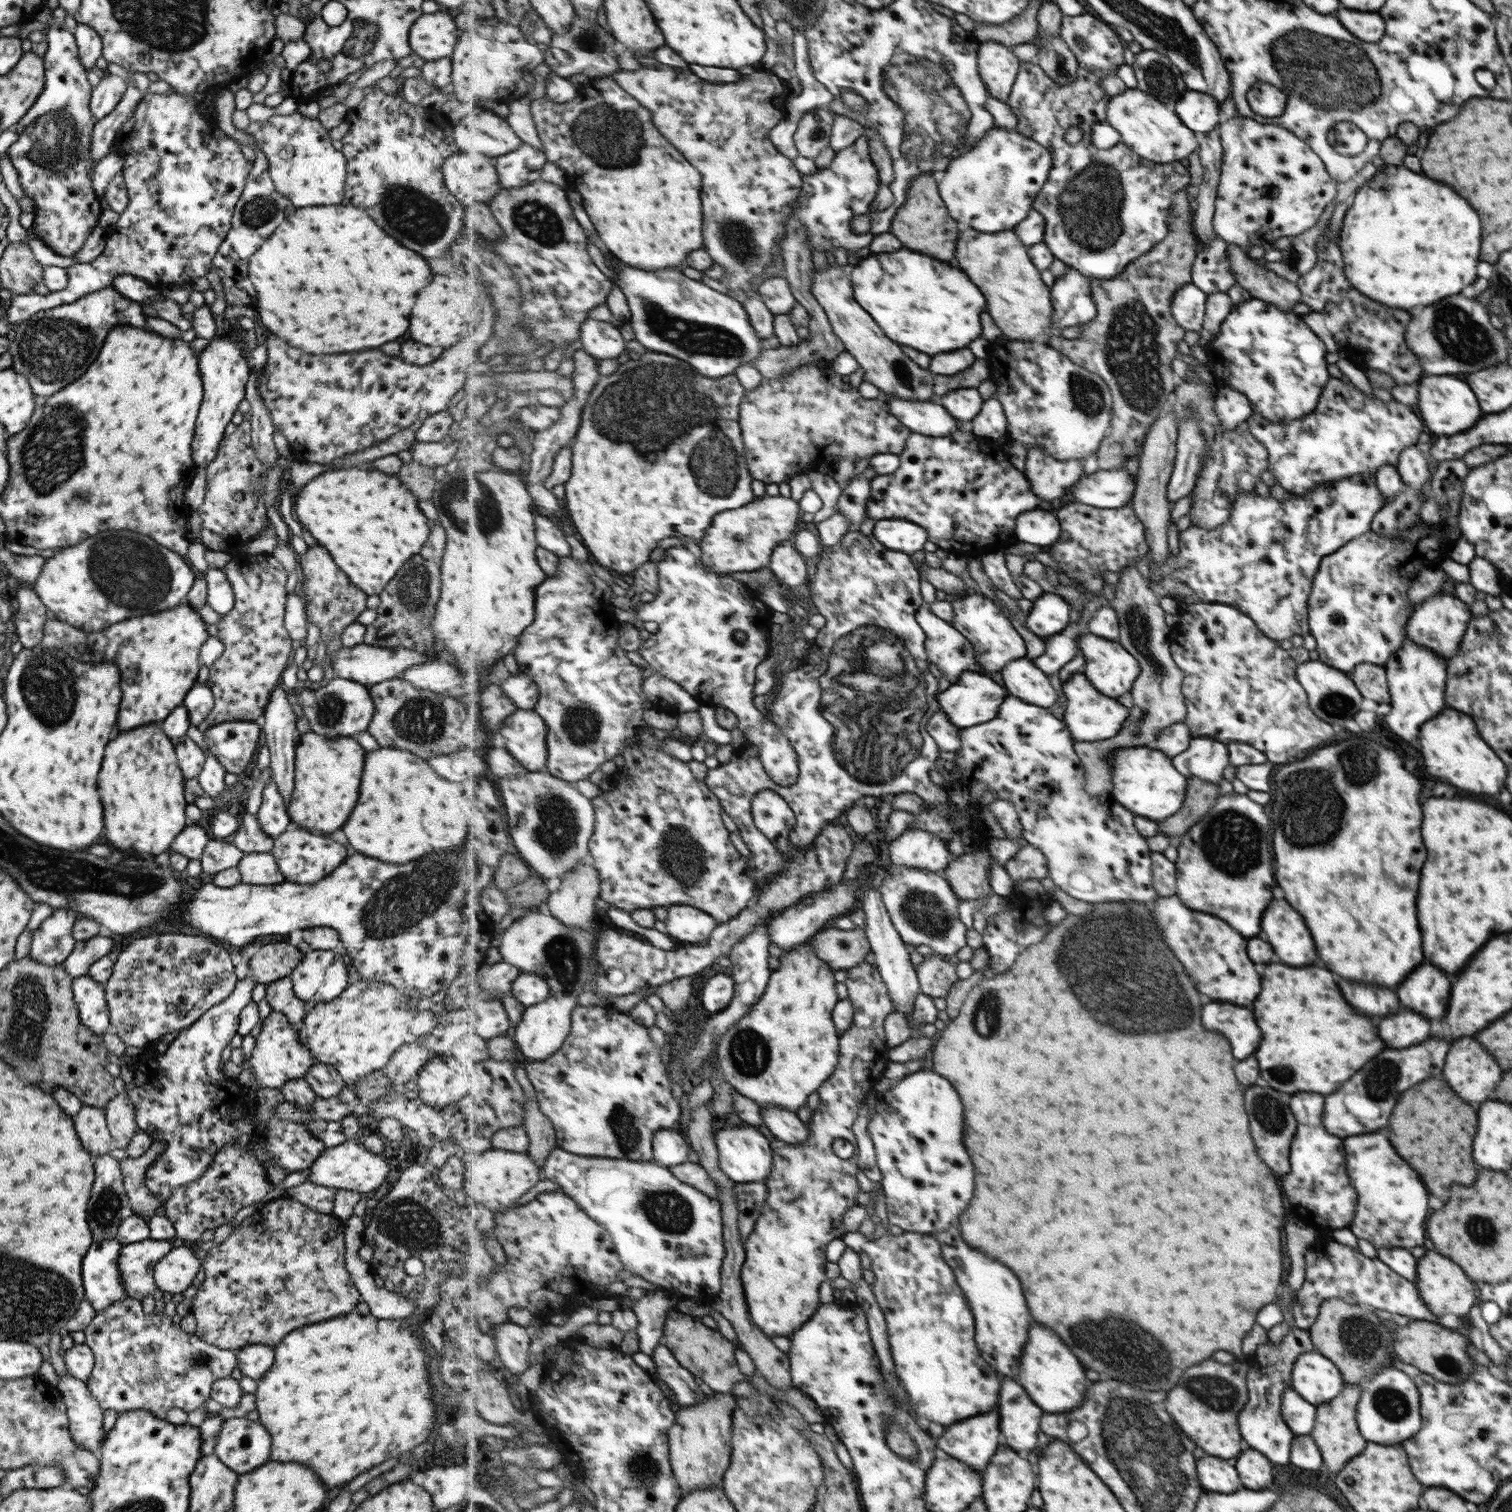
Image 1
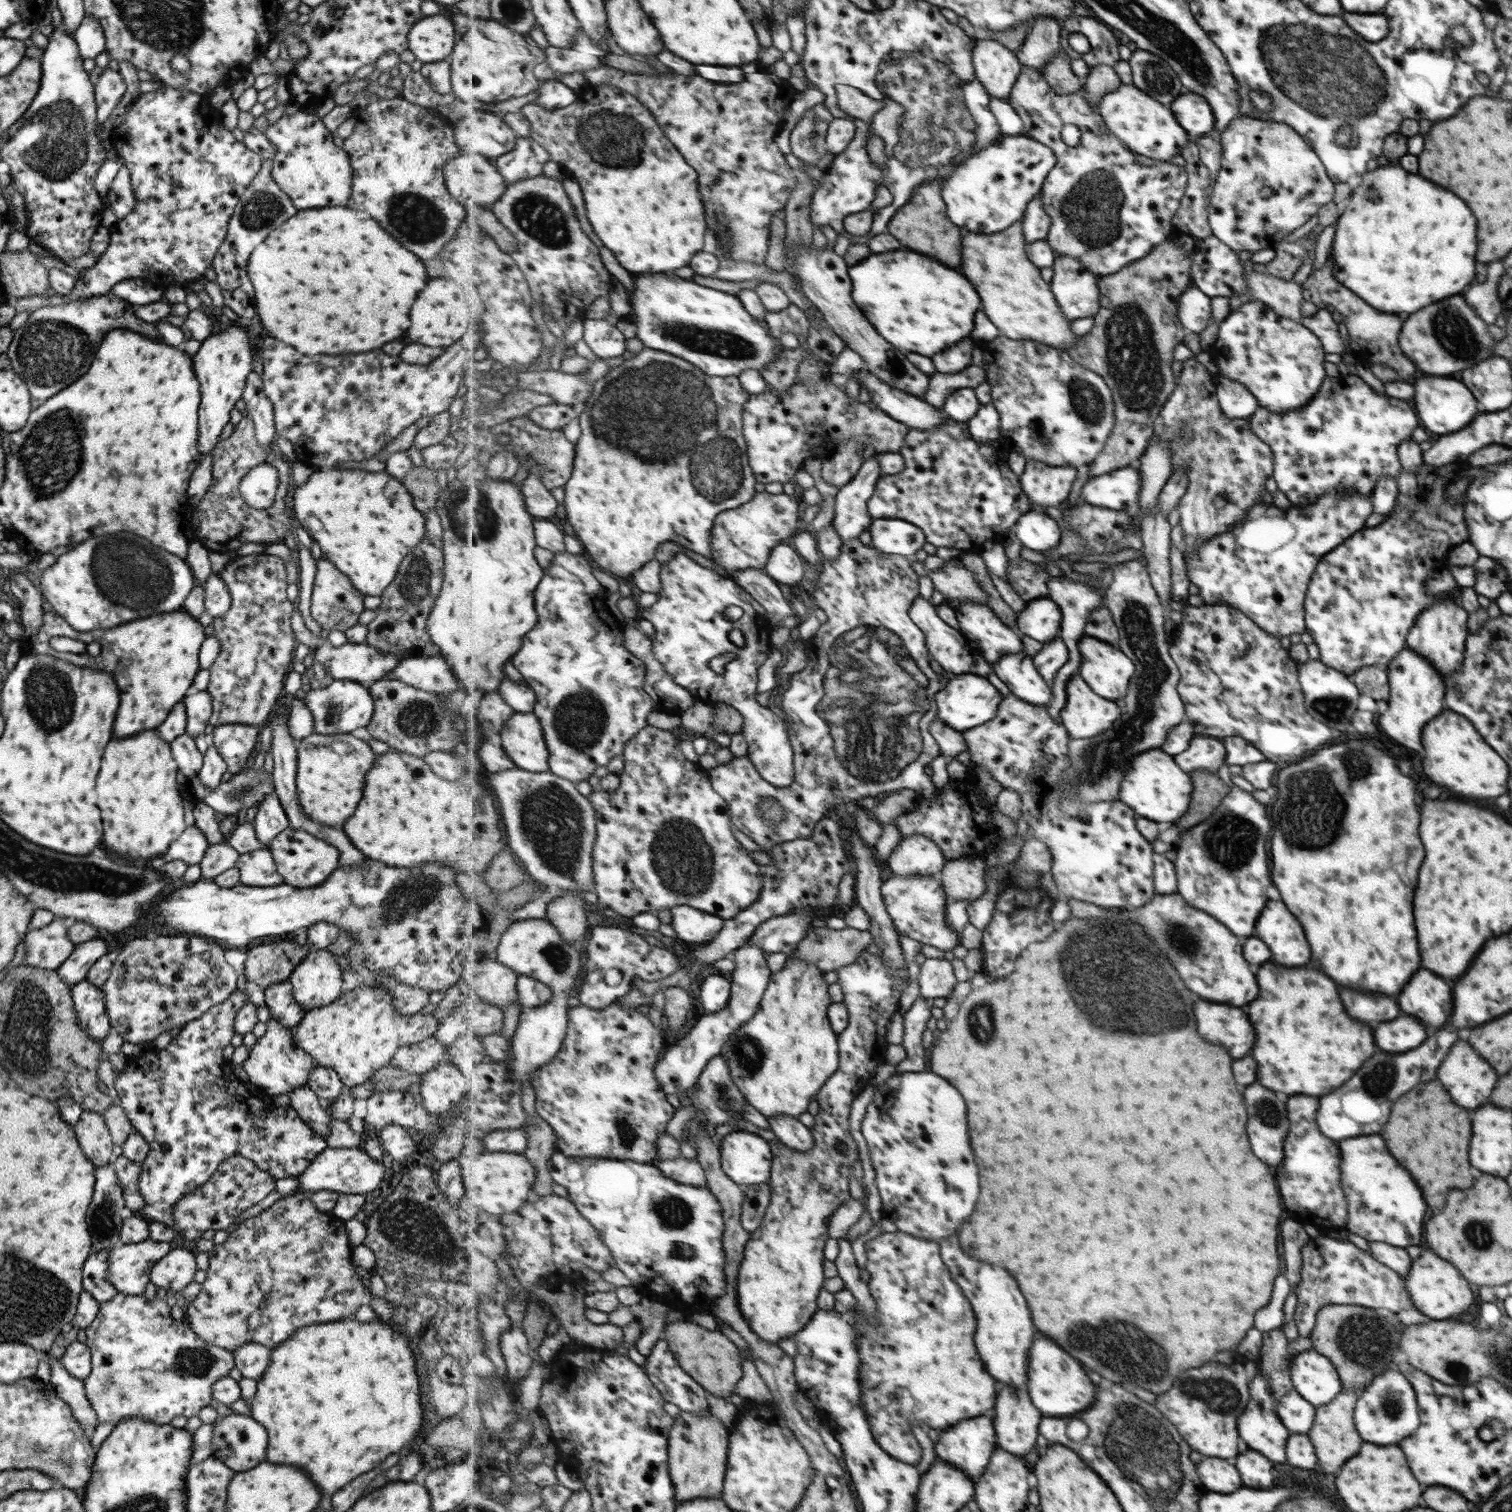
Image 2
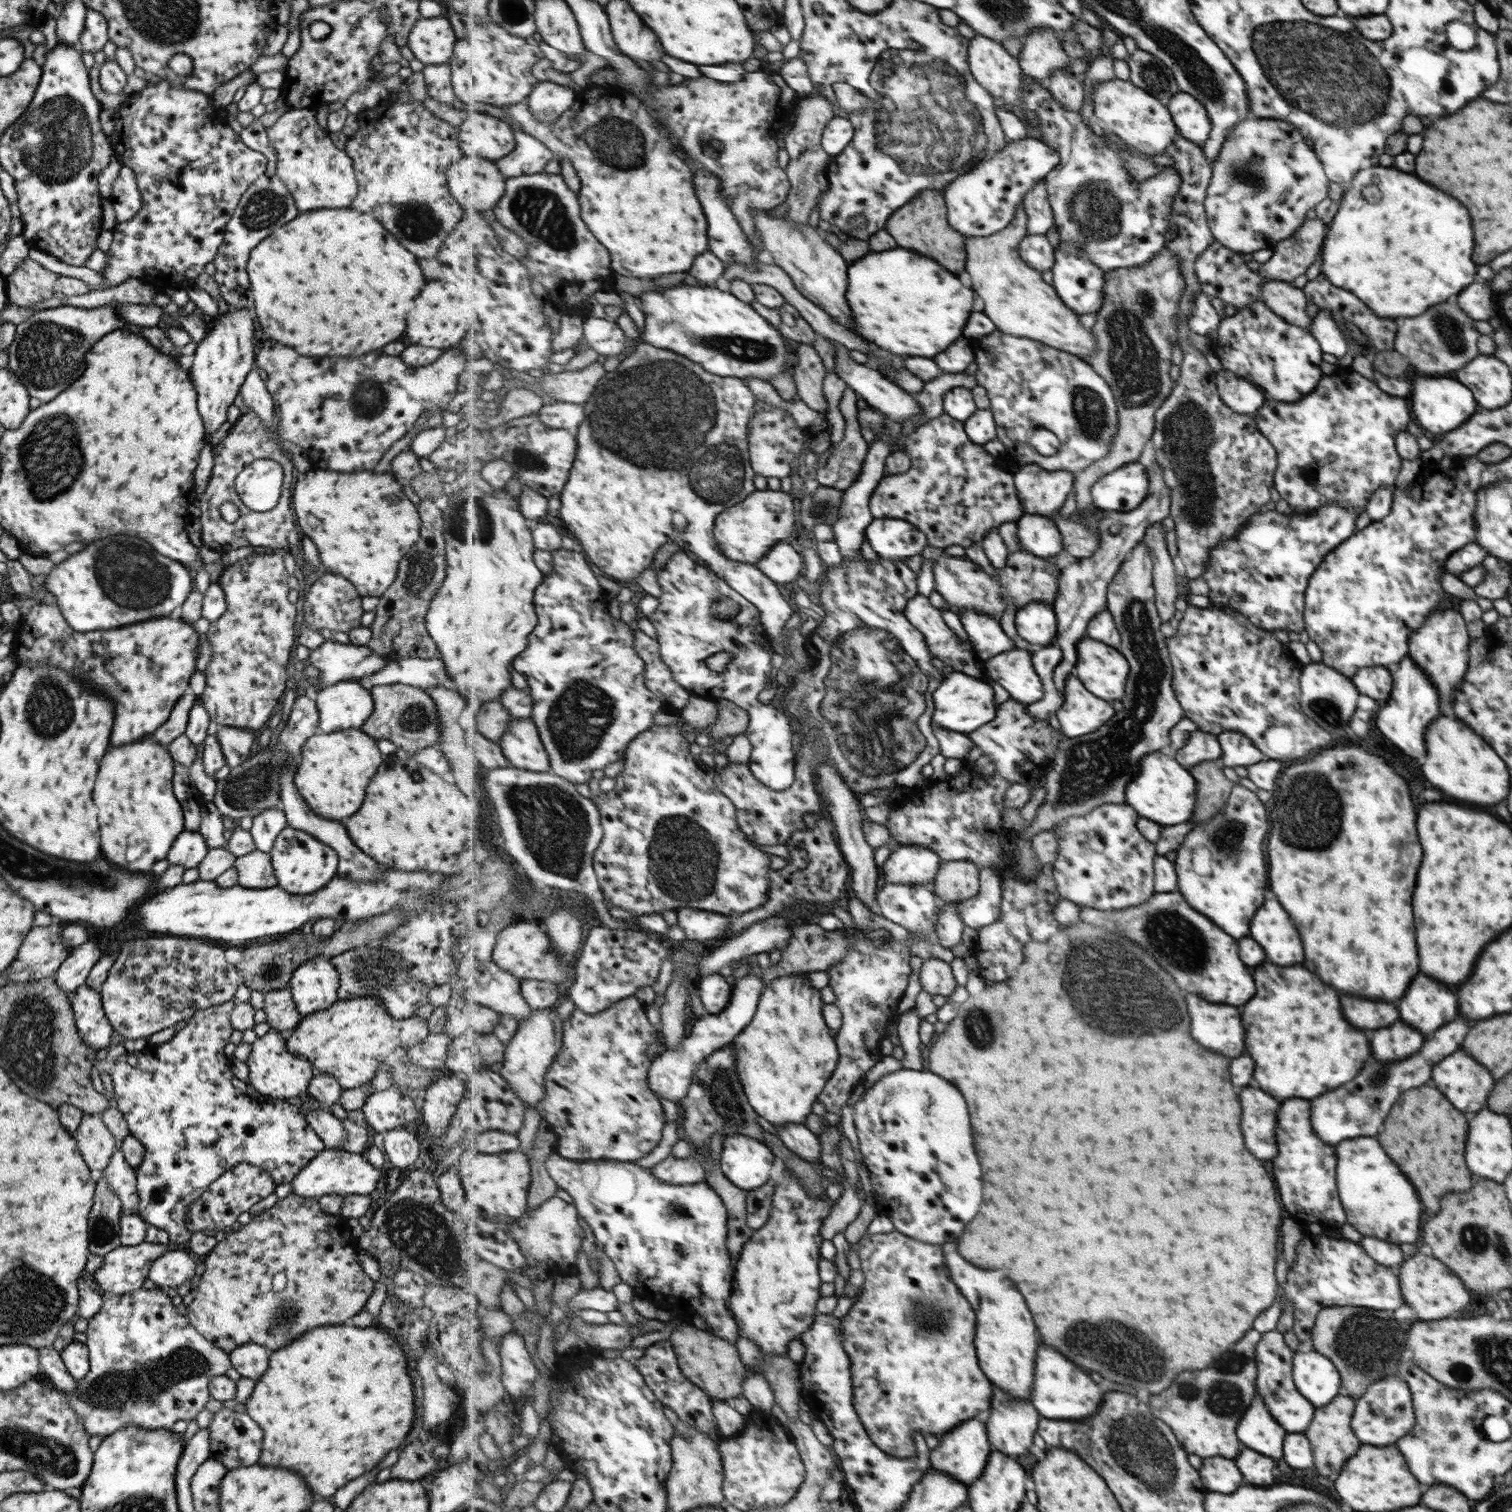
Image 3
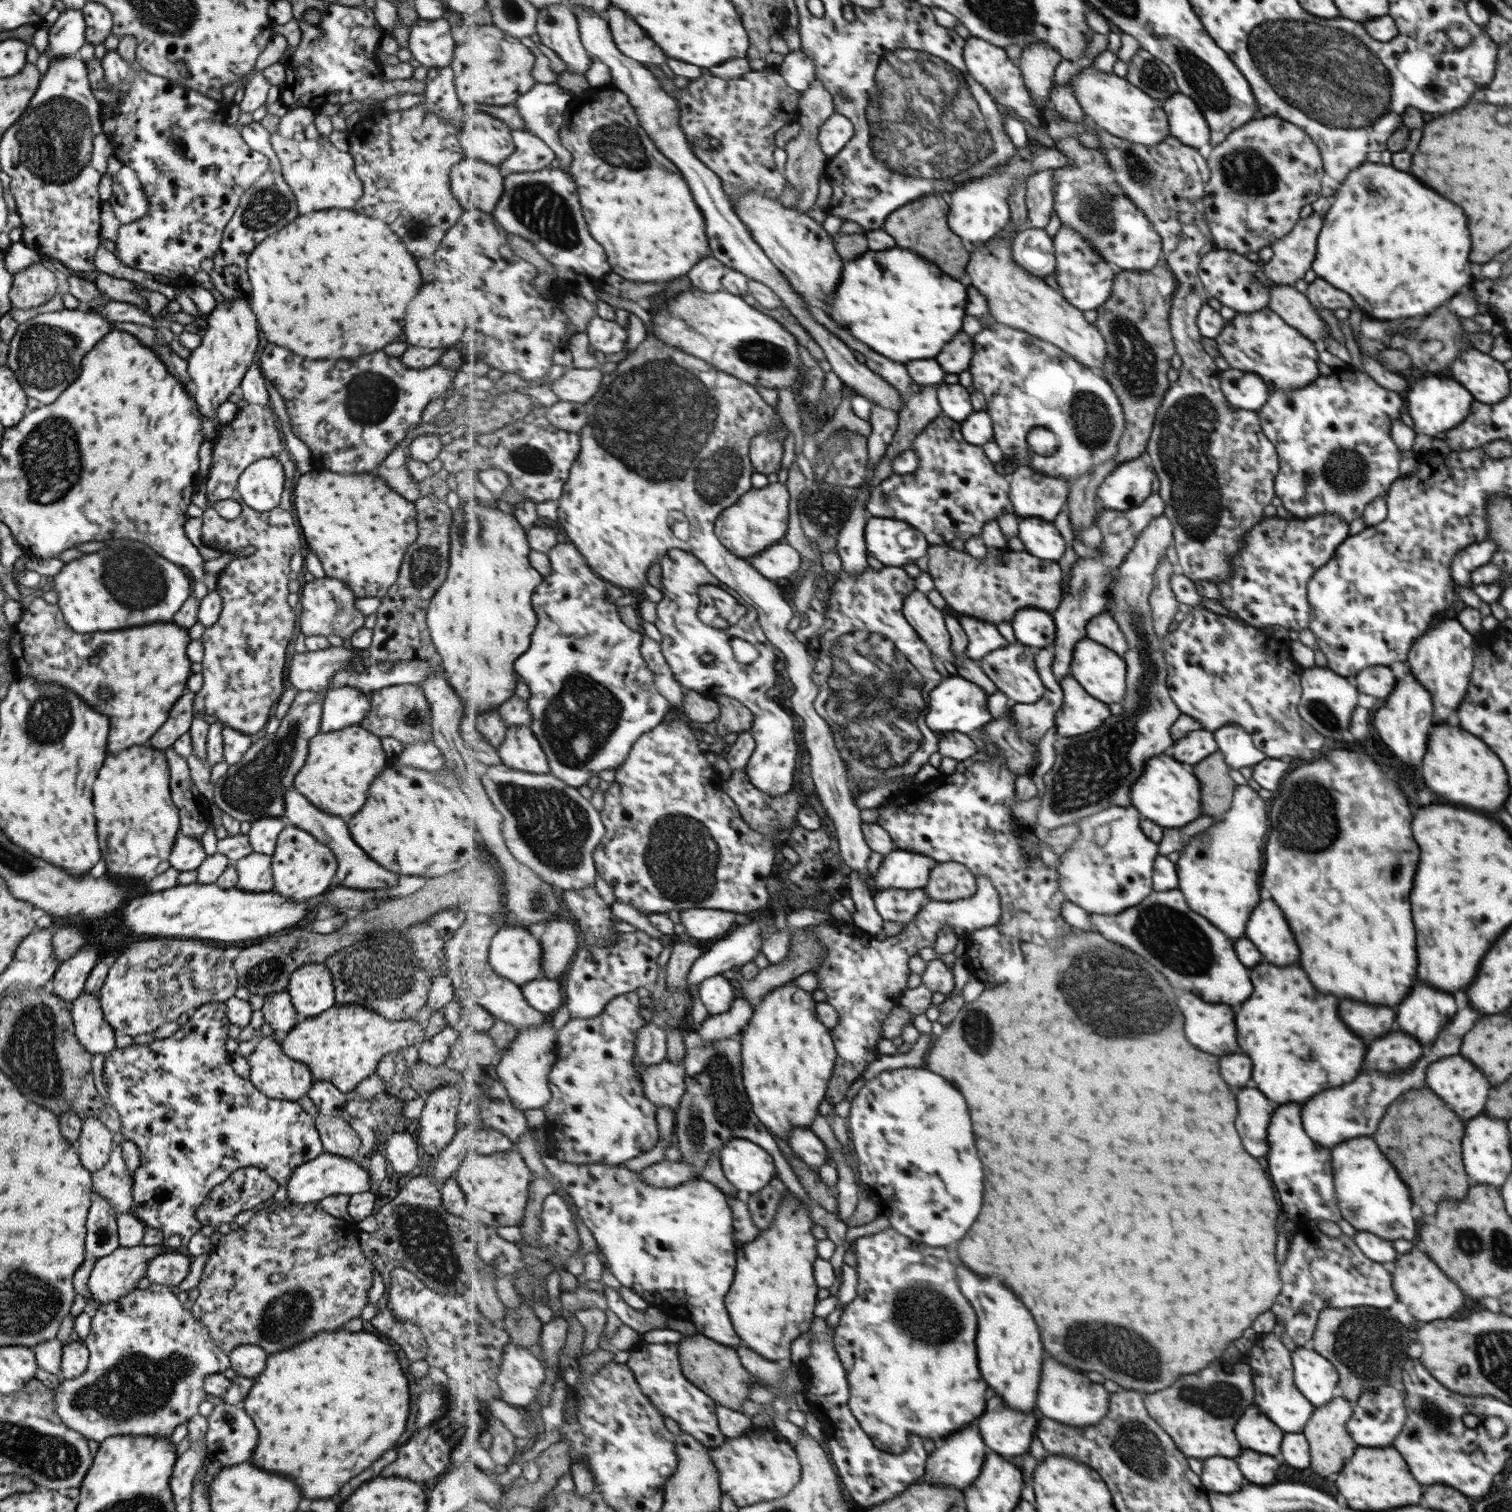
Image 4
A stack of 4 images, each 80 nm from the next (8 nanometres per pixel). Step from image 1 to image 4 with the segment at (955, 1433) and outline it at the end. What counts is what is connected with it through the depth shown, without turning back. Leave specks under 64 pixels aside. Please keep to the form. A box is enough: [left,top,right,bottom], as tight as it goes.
[917,1424,987,1492]

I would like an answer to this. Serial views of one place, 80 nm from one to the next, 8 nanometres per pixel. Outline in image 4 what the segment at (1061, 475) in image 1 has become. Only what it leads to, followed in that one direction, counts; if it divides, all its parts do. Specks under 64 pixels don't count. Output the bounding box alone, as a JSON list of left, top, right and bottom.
[1010,466,1071,523]

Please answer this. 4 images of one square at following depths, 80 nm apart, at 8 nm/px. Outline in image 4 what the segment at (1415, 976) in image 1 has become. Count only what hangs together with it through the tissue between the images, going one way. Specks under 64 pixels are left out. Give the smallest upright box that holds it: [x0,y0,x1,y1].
[1397,982,1455,1046]

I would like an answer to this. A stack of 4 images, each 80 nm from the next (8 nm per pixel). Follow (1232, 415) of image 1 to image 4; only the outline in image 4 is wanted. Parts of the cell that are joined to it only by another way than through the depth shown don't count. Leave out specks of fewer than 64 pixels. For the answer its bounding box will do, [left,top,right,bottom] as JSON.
[1220,369,1269,410]

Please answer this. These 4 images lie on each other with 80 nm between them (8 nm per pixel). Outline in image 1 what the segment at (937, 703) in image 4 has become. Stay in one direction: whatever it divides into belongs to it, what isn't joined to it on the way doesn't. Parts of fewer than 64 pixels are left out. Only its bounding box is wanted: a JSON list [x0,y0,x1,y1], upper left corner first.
[938,672,1009,729]

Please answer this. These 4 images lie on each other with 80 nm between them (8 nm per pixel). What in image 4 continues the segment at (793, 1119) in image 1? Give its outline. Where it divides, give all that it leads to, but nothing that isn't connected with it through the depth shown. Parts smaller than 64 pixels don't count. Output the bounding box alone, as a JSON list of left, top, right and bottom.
[787,1128,829,1172]

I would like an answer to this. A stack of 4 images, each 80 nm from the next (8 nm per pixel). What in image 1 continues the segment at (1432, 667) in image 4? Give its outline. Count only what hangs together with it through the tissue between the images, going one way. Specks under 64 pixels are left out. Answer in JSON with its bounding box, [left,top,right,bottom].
[1405,590,1469,658]

